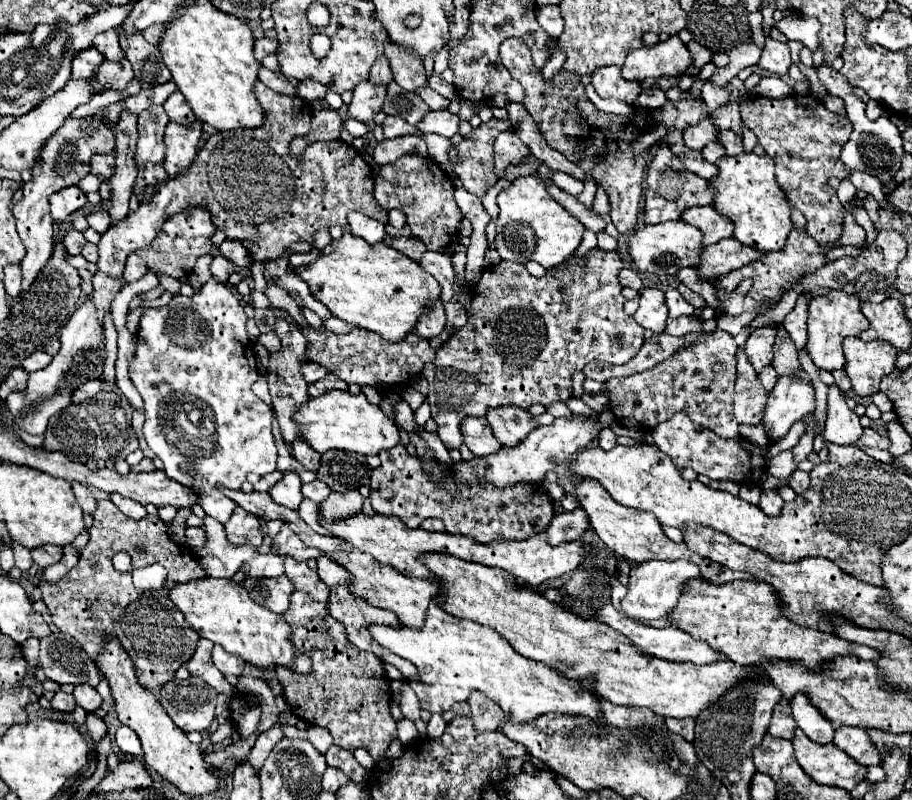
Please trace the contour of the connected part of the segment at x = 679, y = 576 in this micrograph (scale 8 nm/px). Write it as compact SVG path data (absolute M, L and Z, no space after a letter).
M651 560L651 562L643 562L637 568L631 568L629 586L627 586L629 592L621 600L621 608L633 620L665 618L671 612L671 608L677 604L683 584L689 578L697 578L697 576L699 576L699 568L691 562L687 562L687 560L675 560L675 562Z

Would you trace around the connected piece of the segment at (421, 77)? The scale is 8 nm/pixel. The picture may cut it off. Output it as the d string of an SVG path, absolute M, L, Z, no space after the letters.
M391 42L385 46L385 56L391 62L395 82L403 90L415 90L427 86L423 62L419 60L419 56L411 56L411 52L403 52L399 44L391 44Z

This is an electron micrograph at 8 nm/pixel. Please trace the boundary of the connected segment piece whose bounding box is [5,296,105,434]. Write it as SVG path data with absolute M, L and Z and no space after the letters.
M91 296L83 302L83 306L67 320L59 336L61 350L53 356L51 364L39 372L29 374L27 388L23 392L13 392L5 404L15 418L15 424L29 434L45 434L49 418L69 406L69 398L73 390L89 380L97 380L103 376L105 364L105 336L103 326L97 318L95 304Z

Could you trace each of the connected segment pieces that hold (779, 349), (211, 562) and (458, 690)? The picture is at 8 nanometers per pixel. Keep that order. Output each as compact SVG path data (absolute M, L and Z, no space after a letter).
M779 330L775 344L773 344L773 362L771 366L777 370L777 374L797 374L801 378L809 376L803 372L799 360L797 360L797 348L791 340L791 336L787 334L787 330Z
M217 520L205 522L203 530L207 536L207 542L201 548L193 548L193 554L197 556L201 568L207 572L207 576L233 578L243 562L257 556L257 548L233 546L225 538L225 530Z
M431 602L427 608L423 628L393 628L373 624L369 626L369 632L381 646L417 666L419 674L411 682L419 686L413 690L423 710L445 712L455 702L469 700L469 694L473 690L479 690L489 700L499 704L501 710L509 714L517 724L549 712L579 714L605 722L595 694L581 692L575 680L563 676L551 666L537 664L535 660L517 654L511 644L507 644L507 640L503 640L503 636L499 636L495 630L483 628L471 620L459 620L447 614L435 602Z

